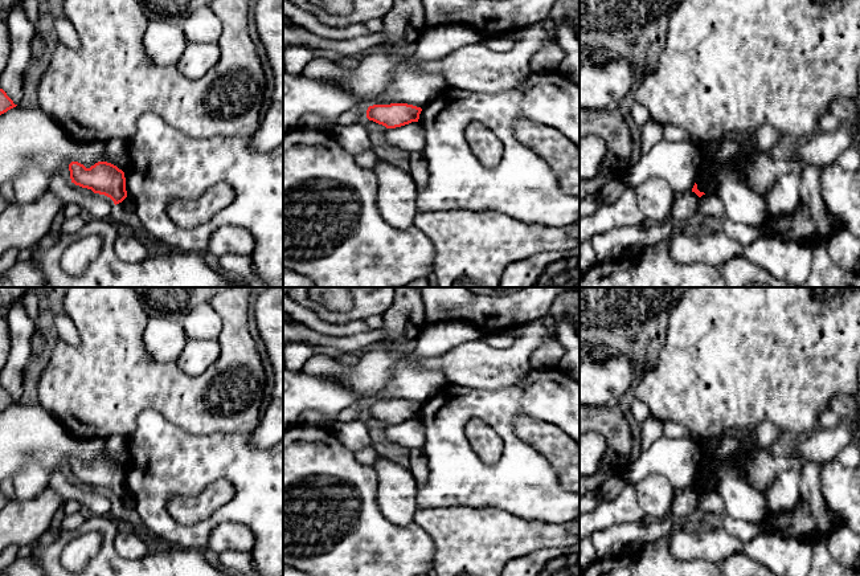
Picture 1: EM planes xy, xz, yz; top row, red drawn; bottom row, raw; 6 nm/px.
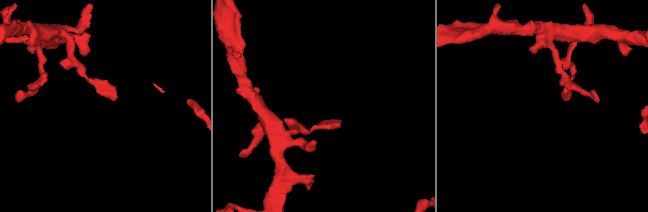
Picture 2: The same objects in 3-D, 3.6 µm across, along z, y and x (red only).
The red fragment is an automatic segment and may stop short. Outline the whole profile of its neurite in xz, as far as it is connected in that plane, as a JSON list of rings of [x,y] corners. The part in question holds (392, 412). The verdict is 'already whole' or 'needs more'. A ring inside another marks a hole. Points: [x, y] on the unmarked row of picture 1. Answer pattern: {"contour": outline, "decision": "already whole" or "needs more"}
{"contour": [[[408,400],[373,401],[366,407],[366,414],[386,425],[396,425],[418,418],[422,405]]], "decision": "already whole"}

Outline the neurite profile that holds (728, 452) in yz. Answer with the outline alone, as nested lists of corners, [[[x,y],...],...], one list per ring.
[[[728,429],[707,438],[716,438],[717,444],[708,450],[701,450],[703,459],[696,475],[697,486],[704,490],[716,489],[717,474],[728,467],[737,470],[742,477],[742,463],[748,452],[728,434]]]

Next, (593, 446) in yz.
[[[597,432],[580,434],[580,479],[595,474],[607,452],[607,441]]]

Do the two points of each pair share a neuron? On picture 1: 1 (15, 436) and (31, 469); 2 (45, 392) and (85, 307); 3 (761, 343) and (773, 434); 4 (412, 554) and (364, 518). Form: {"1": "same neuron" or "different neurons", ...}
{"1": "same neuron", "2": "same neuron", "3": "different neurons", "4": "same neuron"}

